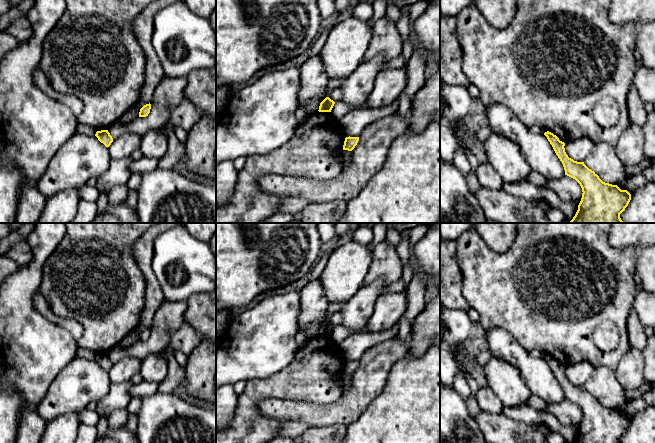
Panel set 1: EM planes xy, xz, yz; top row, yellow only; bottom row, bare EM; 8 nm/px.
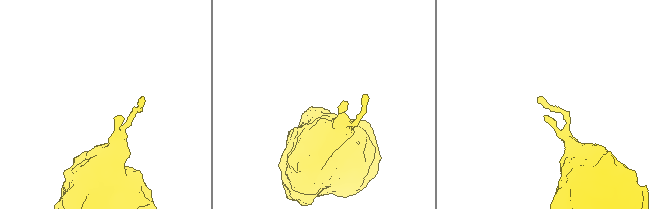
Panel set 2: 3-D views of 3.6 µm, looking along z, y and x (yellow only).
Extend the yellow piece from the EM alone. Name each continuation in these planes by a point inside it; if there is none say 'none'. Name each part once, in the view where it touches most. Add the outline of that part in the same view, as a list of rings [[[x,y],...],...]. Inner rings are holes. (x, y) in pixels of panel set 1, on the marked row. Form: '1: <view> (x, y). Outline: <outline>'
none

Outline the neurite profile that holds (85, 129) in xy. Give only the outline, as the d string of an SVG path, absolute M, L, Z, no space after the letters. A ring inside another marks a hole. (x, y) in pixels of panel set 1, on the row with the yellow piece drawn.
M79 124L76 128L76 133L85 134L88 136L95 136L97 130L86 124Z

